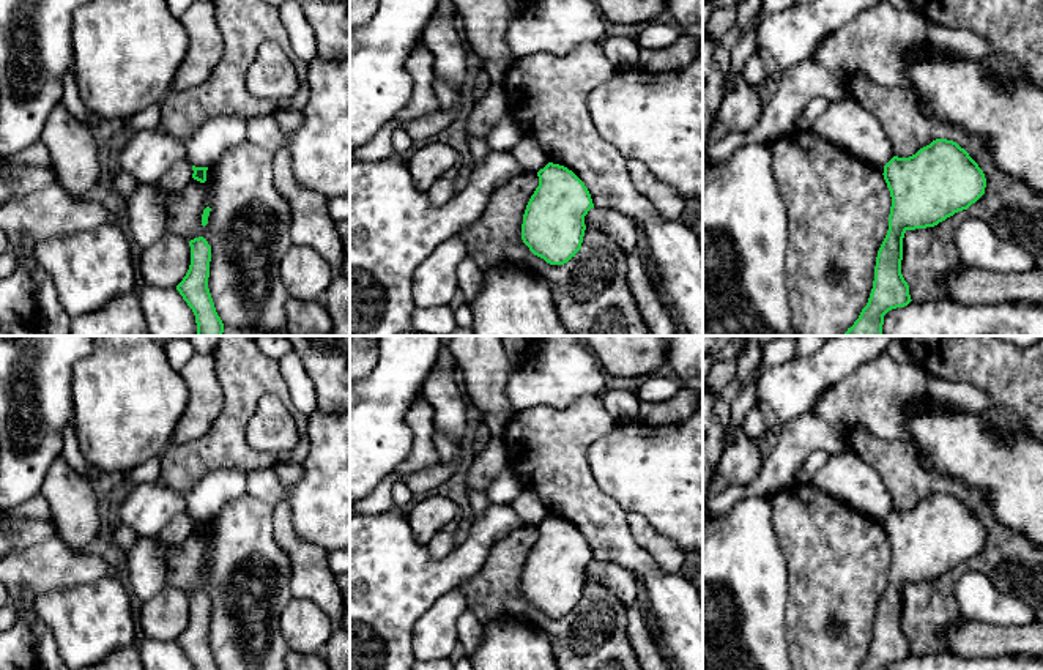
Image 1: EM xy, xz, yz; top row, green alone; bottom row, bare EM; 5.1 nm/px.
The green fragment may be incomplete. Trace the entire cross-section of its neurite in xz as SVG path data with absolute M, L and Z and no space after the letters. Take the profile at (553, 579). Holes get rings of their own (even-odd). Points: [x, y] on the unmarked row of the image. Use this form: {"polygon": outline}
{"polygon": "M548 516L537 525L539 539L531 549L522 577L522 593L529 604L550 618L564 618L581 602L585 569L594 561L585 536L567 520Z"}

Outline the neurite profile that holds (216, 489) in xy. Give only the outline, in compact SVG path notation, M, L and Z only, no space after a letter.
M221 468L208 471L181 497L186 512L195 520L214 519L228 503L247 493L247 475Z

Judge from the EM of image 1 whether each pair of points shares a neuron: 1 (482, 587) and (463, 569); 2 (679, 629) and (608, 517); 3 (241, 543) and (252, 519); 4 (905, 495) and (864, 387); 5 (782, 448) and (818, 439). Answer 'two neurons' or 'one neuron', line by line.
1: two neurons
2: one neuron
3: one neuron
4: two neurons
5: one neuron

